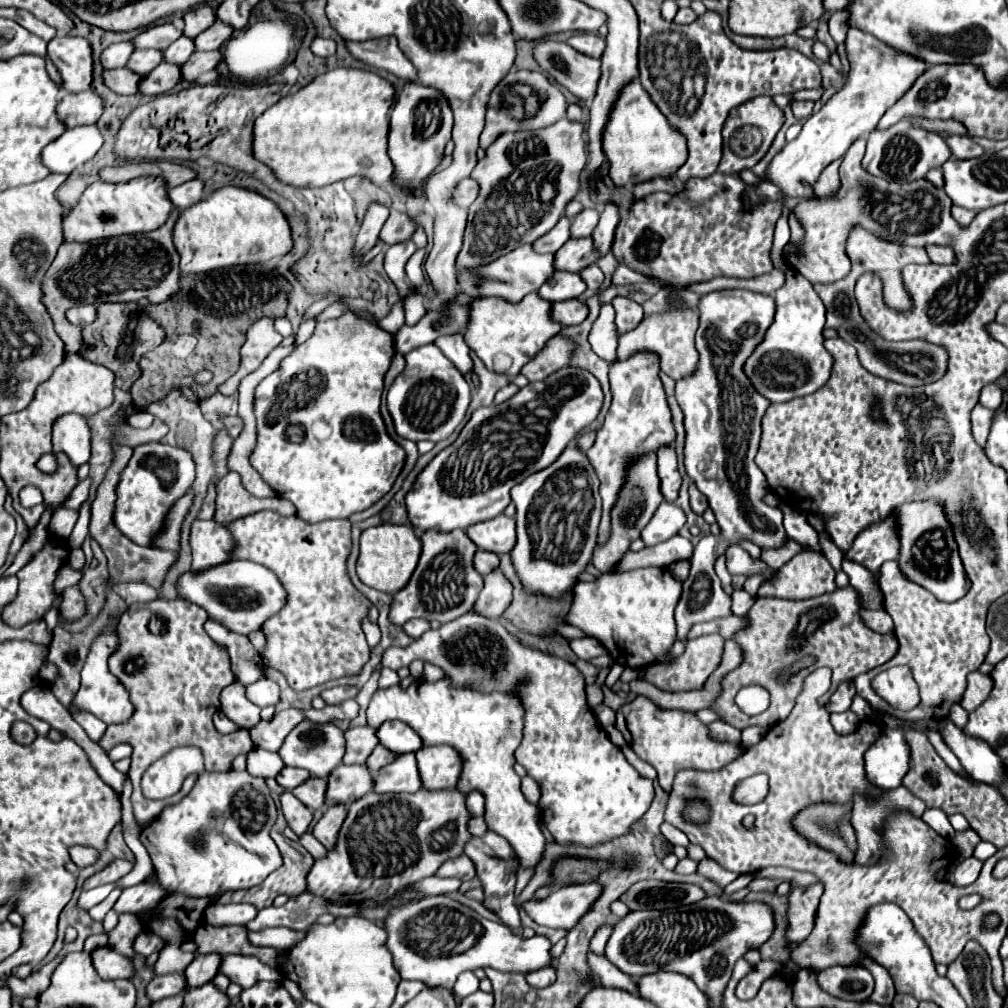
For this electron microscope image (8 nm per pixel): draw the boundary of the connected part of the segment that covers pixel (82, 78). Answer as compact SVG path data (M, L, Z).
M54 37L48 57L60 71L60 89L68 93L86 91L92 81L92 49L82 37Z

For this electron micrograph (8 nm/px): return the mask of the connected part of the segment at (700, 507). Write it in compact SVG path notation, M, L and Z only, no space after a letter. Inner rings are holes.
M694 483L688 487L688 495L690 495L690 507L692 507L692 511L698 511L698 515L702 515L704 509L708 507L706 497L698 491L698 487Z

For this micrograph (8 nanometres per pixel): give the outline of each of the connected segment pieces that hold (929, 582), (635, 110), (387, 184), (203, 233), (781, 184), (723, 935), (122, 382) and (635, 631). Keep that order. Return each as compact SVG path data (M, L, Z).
M914 501L904 503L896 513L900 557L898 565L906 579L916 581L920 587L928 589L938 601L958 601L970 587L964 567L960 565L958 547L952 535L952 527L944 517L938 501Z
M632 81L620 93L610 121L604 129L602 147L606 159L610 161L610 179L618 187L632 189L638 183L652 181L656 177L670 177L688 159L688 147L684 135L668 123L662 111L652 103L650 95L644 91L640 81Z
M338 67L324 75L318 75L312 83L292 95L282 97L256 119L252 143L254 159L260 159L260 163L270 167L280 183L292 187L324 187L334 181L362 175L390 195L406 193L406 187L400 187L394 181L394 167L387 154L388 109L392 105L392 97L394 87L386 79L370 71Z
M232 185L220 187L200 203L184 209L174 223L172 241L180 255L182 273L204 273L232 265L266 263L292 249L290 225L284 213L270 199Z
M848 29L846 53L850 61L846 85L836 91L818 113L810 115L800 135L792 143L786 143L784 149L770 161L762 183L750 185L746 189L744 211L750 211L756 205L756 197L760 203L786 203L784 197L814 197L814 183L824 167L840 159L854 143L854 139L870 135L870 131L876 129L880 117L888 111L888 107L892 107L926 69L924 61L900 53L858 29Z
M706 897L694 905L676 909L630 911L622 917L606 943L606 957L632 977L674 971L688 975L702 991L720 1005L720 995L732 975L734 963L748 951L760 947L774 929L772 909L764 903L732 903L722 897Z
M102 303L96 313L96 321L82 329L82 349L78 351L80 357L88 359L88 345L90 345L90 361L96 365L104 365L116 373L114 385L130 391L132 383L142 375L138 361L148 349L154 349L162 343L164 331L134 303Z
M646 567L626 573L604 573L594 581L580 581L574 587L572 605L564 621L598 639L614 663L630 669L644 669L654 663L670 663L670 649L676 641L674 607L680 599L682 583L668 567Z

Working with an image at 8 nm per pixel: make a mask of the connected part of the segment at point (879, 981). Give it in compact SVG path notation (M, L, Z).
M864 959L862 965L872 973L872 977L876 979L876 989L870 997L870 1001L876 1001L876 1003L882 1003L882 999L894 999L894 983L888 975L888 971L884 971L884 967L880 967L878 963L870 961L870 959Z

